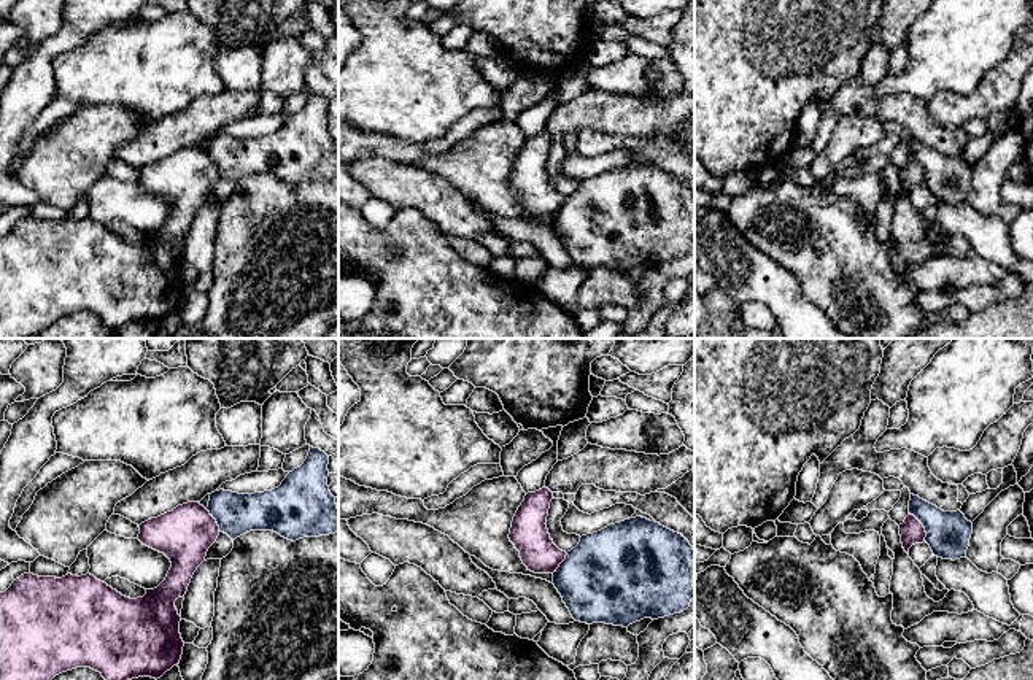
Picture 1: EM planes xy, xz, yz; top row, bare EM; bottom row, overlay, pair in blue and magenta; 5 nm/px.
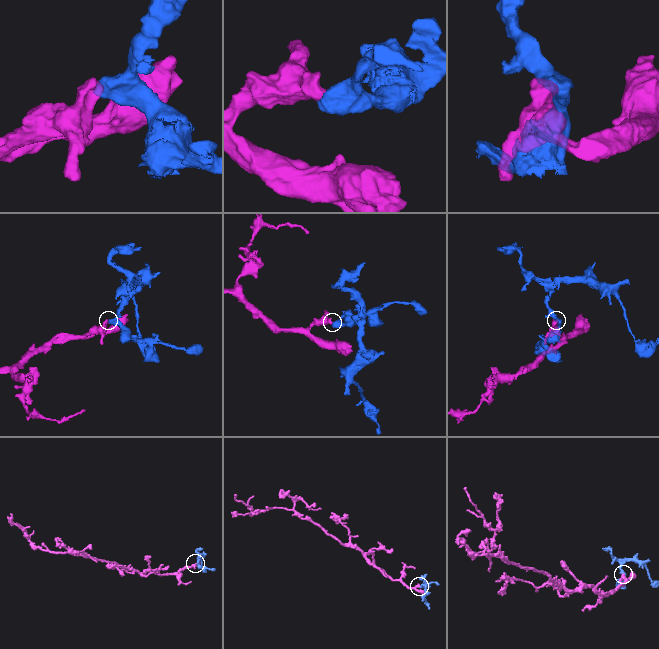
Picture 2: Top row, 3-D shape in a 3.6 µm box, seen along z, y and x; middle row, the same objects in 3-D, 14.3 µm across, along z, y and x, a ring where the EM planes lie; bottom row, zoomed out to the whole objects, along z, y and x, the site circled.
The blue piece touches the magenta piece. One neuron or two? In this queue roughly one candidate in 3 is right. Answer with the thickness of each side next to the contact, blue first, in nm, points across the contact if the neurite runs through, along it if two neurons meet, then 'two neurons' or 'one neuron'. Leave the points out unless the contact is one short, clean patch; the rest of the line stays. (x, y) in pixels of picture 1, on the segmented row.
220 nm thick on the blue side, 120 nm on the other; border along yz (909, 512), (922, 525), (925, 540); two neurons

